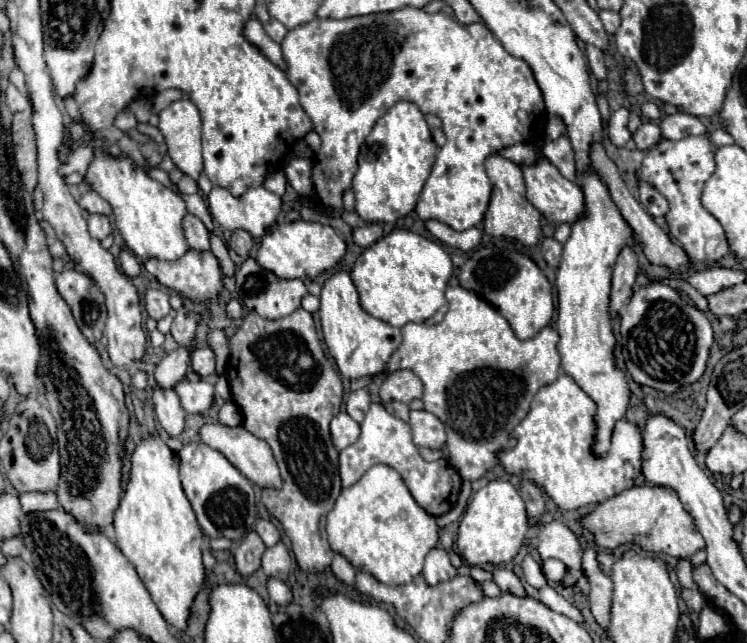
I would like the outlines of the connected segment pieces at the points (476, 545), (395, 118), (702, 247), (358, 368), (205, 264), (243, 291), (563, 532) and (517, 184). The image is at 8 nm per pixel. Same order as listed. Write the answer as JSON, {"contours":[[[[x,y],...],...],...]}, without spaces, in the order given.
{"contours":[[[[492,480],[482,486],[468,504],[458,528],[458,552],[470,566],[482,564],[504,564],[510,562],[524,544],[528,532],[528,516],[524,500],[508,480]]],[[[412,102],[394,104],[372,128],[358,154],[358,172],[352,182],[356,212],[364,222],[396,222],[410,214],[430,176],[438,146],[432,140],[424,114]]],[[[690,136],[678,142],[660,140],[652,150],[648,150],[640,176],[644,182],[652,184],[670,204],[670,212],[666,214],[666,222],[670,226],[672,238],[686,250],[686,254],[694,262],[718,262],[720,258],[730,254],[730,246],[724,236],[724,228],[720,222],[702,206],[700,194],[704,182],[714,172],[714,152],[716,148],[708,140],[708,136]]],[[[336,272],[332,274],[320,294],[320,322],[322,322],[322,334],[326,340],[326,346],[336,360],[336,366],[342,376],[356,380],[362,376],[374,376],[386,368],[386,362],[390,354],[398,348],[402,334],[398,328],[390,326],[384,320],[378,320],[370,316],[362,306],[356,292],[356,286],[348,272]]],[[[188,250],[180,260],[176,262],[164,262],[164,260],[146,260],[144,268],[158,278],[158,282],[186,298],[190,298],[192,302],[206,302],[206,300],[216,300],[220,296],[220,292],[224,290],[224,274],[220,270],[220,264],[216,260],[216,256],[212,252],[196,252],[196,250]]],[[[246,258],[244,264],[238,268],[238,272],[236,272],[236,292],[238,292],[238,298],[244,306],[248,306],[250,310],[258,312],[262,318],[268,318],[268,320],[278,320],[278,318],[292,314],[296,308],[300,308],[302,298],[308,294],[306,284],[302,280],[278,278],[272,272],[260,268],[254,258]]],[[[550,522],[540,526],[538,552],[542,560],[558,558],[568,568],[580,568],[580,562],[582,562],[582,548],[578,544],[578,538],[562,522]]],[[[494,154],[486,160],[486,172],[494,186],[492,200],[488,206],[488,212],[484,216],[484,232],[490,236],[504,236],[522,242],[524,246],[536,246],[542,240],[542,226],[540,226],[540,212],[526,202],[526,184],[522,168],[500,154]]]]}

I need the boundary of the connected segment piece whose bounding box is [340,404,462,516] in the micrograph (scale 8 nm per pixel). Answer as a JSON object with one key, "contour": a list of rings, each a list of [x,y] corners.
{"contour":[[[370,404],[370,410],[362,422],[360,438],[340,452],[342,486],[344,488],[352,486],[374,464],[386,464],[386,466],[392,466],[394,470],[398,470],[402,480],[410,488],[414,500],[432,516],[442,516],[452,508],[452,504],[456,504],[456,498],[460,492],[460,482],[462,482],[458,472],[444,458],[440,458],[436,462],[422,460],[422,456],[418,454],[418,448],[412,442],[410,426],[404,420],[392,416],[382,404]]]}

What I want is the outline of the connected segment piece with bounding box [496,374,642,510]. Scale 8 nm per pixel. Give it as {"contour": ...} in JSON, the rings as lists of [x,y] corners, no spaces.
{"contour":[[[562,374],[554,384],[540,388],[534,396],[528,416],[510,432],[516,446],[510,450],[498,450],[500,468],[506,474],[530,480],[544,488],[546,494],[564,510],[576,510],[592,502],[604,502],[634,486],[634,478],[640,476],[642,436],[640,428],[630,420],[620,420],[612,434],[612,448],[604,458],[592,454],[594,444],[594,412],[596,404],[586,392],[568,376]]]}

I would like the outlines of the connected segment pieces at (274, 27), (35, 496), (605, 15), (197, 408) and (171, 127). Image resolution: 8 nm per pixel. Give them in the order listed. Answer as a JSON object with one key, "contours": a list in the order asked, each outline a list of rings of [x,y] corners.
{"contours":[[[[270,20],[268,24],[264,24],[264,30],[266,30],[266,34],[274,40],[274,42],[282,42],[282,38],[286,36],[286,26],[282,24],[282,22],[278,22],[278,20]]],[[[26,492],[20,496],[20,504],[24,512],[38,512],[38,510],[42,512],[60,506],[54,492]]],[[[602,10],[600,20],[602,20],[608,34],[614,34],[618,30],[618,26],[620,26],[620,14],[614,12],[614,10]]],[[[182,380],[174,390],[180,396],[182,408],[188,414],[204,414],[214,402],[214,386],[202,380],[198,382]]],[[[186,98],[172,102],[158,114],[158,130],[166,138],[168,156],[174,164],[184,174],[198,180],[198,174],[202,172],[202,122],[198,108]]]]}

